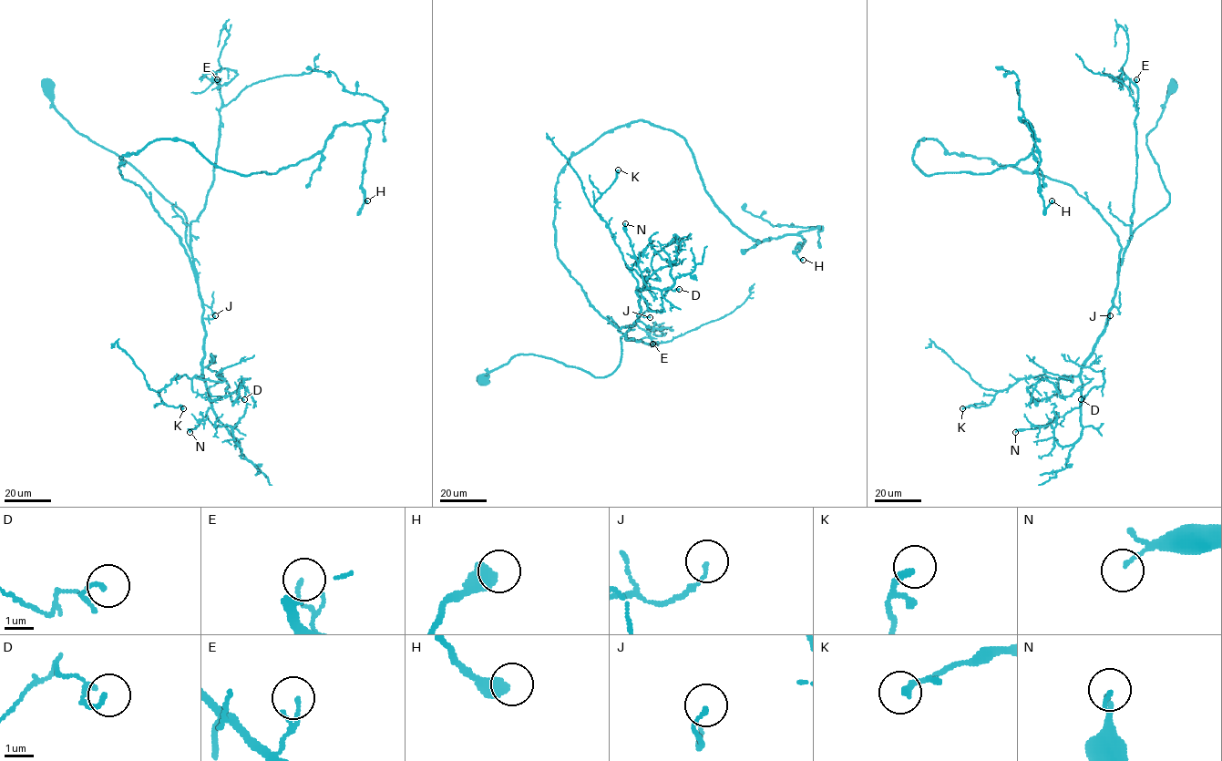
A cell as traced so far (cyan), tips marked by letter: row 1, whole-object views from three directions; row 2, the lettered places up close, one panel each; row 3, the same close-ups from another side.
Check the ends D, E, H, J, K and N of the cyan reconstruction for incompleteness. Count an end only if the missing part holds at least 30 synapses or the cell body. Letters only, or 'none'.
none

